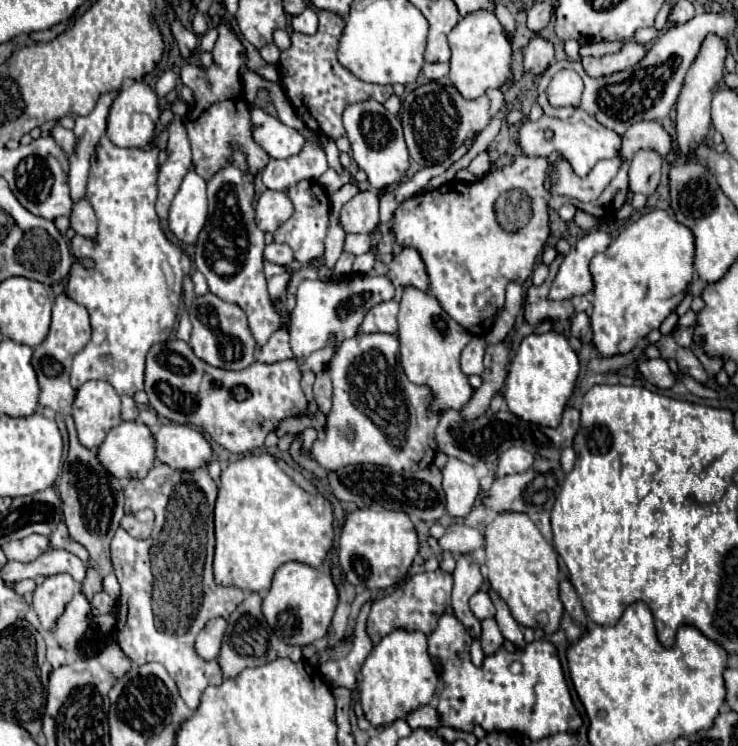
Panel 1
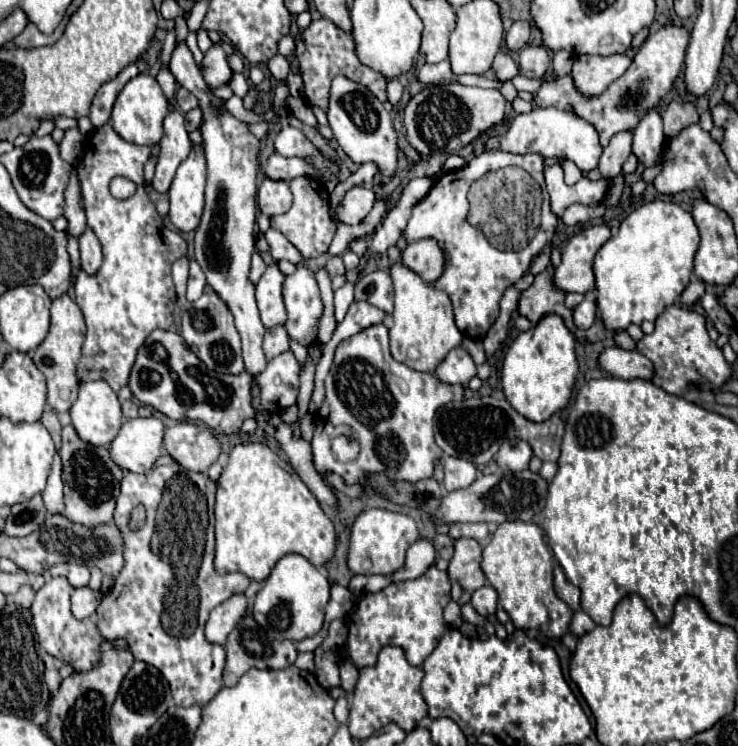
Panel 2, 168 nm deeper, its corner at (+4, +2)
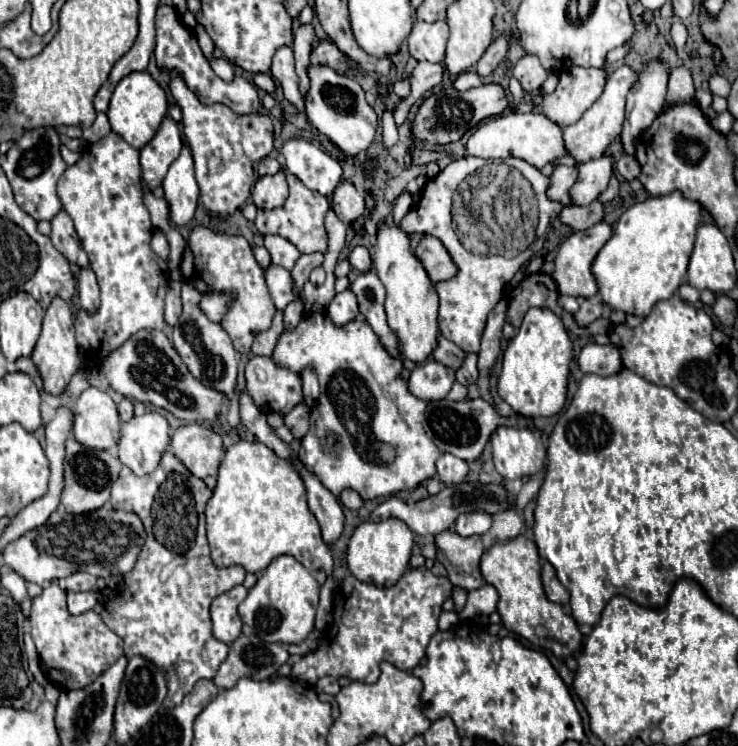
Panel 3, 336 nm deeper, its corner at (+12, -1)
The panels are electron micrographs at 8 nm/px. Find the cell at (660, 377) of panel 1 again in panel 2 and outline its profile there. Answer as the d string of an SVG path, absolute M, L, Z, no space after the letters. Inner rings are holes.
M618 346L612 348L604 348L598 356L598 362L602 366L602 370L610 372L616 378L644 378L650 380L652 378L652 362L642 356L636 350L624 350Z

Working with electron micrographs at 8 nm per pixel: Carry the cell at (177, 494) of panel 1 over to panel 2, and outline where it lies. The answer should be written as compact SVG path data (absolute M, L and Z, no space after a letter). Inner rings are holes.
M162 456L152 470L144 474L126 472L122 478L122 490L116 500L114 522L122 530L124 536L124 568L116 578L112 590L108 590L100 602L98 614L98 630L104 638L124 638L130 646L130 652L136 660L156 666L170 684L170 692L174 696L176 706L192 706L192 704L208 704L212 696L222 688L222 670L226 662L224 646L212 646L204 638L204 624L208 620L208 612L218 604L228 600L232 594L240 594L248 588L250 580L240 574L218 574L214 570L214 536L208 538L208 496L214 498L216 484L208 478L208 474L190 472L182 468L172 456ZM142 504L146 508L146 522L138 530L130 530L128 520L132 510Z

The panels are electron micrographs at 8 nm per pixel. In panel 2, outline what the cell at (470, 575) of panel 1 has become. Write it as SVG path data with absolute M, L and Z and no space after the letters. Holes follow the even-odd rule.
M460 538L454 540L454 556L448 566L448 576L452 582L452 600L460 606L470 602L472 592L486 584L486 576L480 568L482 546L478 540Z

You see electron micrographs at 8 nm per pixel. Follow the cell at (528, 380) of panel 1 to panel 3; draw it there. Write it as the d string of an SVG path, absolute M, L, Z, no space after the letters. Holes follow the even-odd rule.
M528 309L516 337L508 341L508 347L504 351L502 373L498 377L498 395L524 417L536 419L556 415L566 403L570 373L568 367L572 357L572 341L560 317L556 317L548 309Z

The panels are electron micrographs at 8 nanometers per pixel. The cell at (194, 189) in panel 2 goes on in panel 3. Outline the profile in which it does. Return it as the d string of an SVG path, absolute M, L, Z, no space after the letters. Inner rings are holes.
M188 145L182 147L180 157L168 169L162 187L170 207L170 221L178 227L190 223L198 203L198 183L196 183L194 161Z

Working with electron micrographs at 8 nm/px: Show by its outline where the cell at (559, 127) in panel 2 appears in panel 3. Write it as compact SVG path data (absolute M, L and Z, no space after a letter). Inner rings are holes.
M508 113L496 119L486 119L480 123L480 127L470 135L466 153L480 159L506 159L506 157L520 157L526 163L542 169L544 165L566 157L568 151L564 147L562 139L562 127L550 121L546 115L540 113Z

